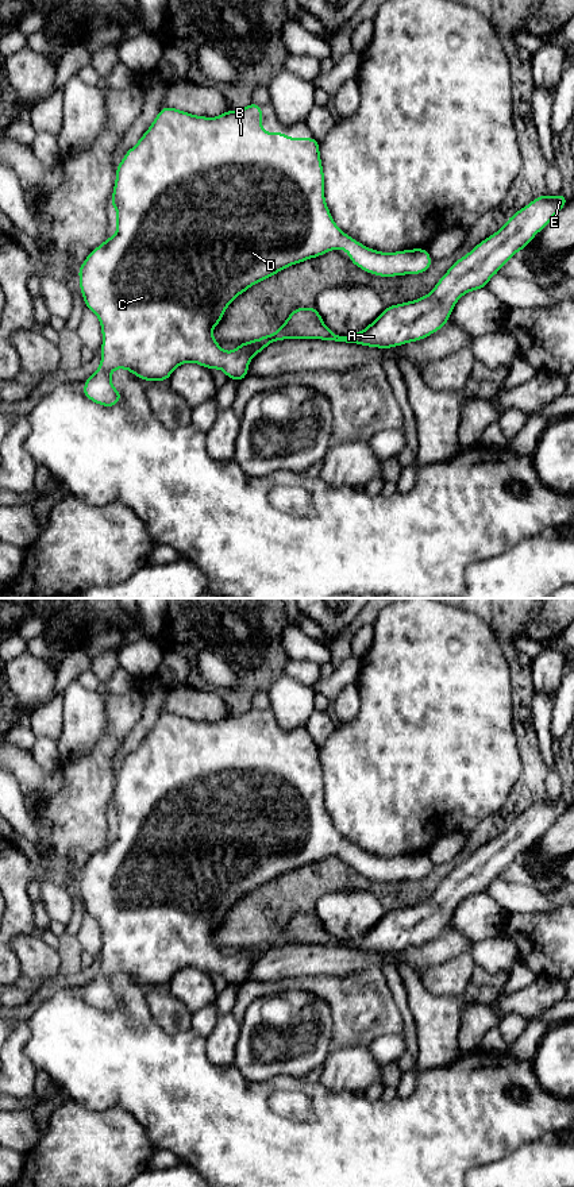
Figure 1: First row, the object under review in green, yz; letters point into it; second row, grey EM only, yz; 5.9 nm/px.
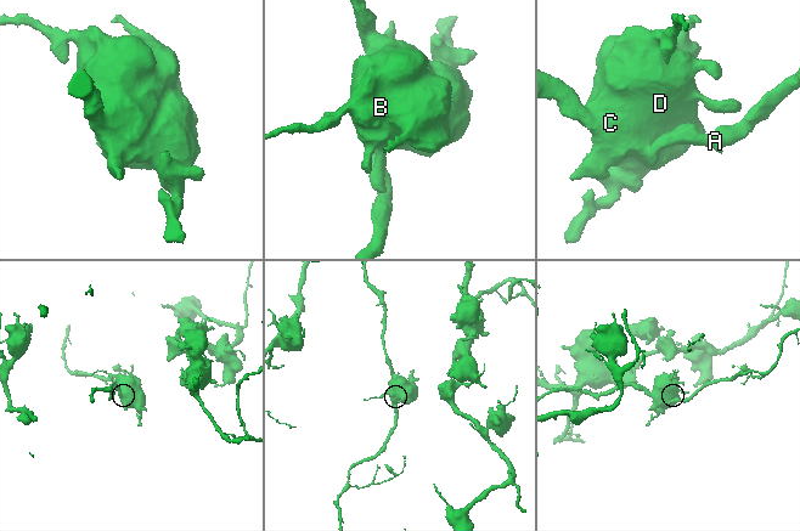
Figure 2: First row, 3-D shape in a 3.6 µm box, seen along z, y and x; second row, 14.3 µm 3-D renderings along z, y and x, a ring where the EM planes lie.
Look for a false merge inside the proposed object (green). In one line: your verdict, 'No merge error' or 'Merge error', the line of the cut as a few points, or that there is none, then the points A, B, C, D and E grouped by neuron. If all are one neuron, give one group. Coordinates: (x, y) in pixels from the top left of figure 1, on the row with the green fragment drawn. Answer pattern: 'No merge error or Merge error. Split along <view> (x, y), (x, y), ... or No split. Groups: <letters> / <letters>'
No merge error. No split. Groups: A B C D E

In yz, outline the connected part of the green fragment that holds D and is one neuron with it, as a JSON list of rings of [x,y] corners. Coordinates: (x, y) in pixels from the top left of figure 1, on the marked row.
[[[251,103],[246,108],[239,111],[231,111],[221,113],[216,117],[196,116],[185,111],[180,111],[172,107],[163,107],[155,116],[153,124],[147,128],[143,136],[138,143],[131,147],[126,154],[122,162],[116,166],[116,180],[113,186],[113,193],[109,200],[116,208],[116,234],[112,238],[107,238],[104,243],[97,246],[89,253],[84,263],[78,269],[80,289],[84,297],[85,305],[90,309],[100,320],[103,343],[101,343],[101,362],[99,369],[85,379],[84,384],[84,396],[107,408],[112,408],[122,400],[122,393],[113,388],[111,373],[116,369],[126,369],[134,375],[147,381],[167,381],[174,369],[186,362],[193,362],[200,366],[204,366],[209,370],[221,369],[227,378],[240,382],[247,377],[249,365],[253,355],[258,355],[265,347],[277,340],[285,339],[320,339],[320,340],[335,340],[355,343],[367,347],[378,347],[382,350],[407,344],[409,342],[421,340],[431,334],[438,332],[443,325],[448,323],[448,317],[456,304],[456,301],[466,293],[486,288],[489,280],[498,274],[498,270],[512,259],[512,257],[519,251],[524,250],[527,244],[540,232],[554,217],[555,215],[567,204],[567,199],[563,193],[552,197],[550,194],[543,194],[536,197],[528,205],[523,207],[515,215],[512,215],[504,227],[497,232],[488,236],[485,240],[478,243],[470,253],[467,253],[461,259],[455,261],[447,273],[438,281],[435,288],[427,294],[415,301],[401,302],[392,307],[386,307],[385,311],[370,323],[363,331],[339,336],[332,332],[321,320],[321,316],[316,307],[312,308],[294,308],[281,328],[273,334],[263,335],[259,339],[244,342],[238,344],[232,351],[224,351],[220,348],[219,342],[212,338],[213,328],[223,319],[227,307],[243,292],[250,289],[253,285],[280,273],[282,269],[293,266],[296,263],[304,262],[327,254],[331,250],[346,250],[350,261],[359,269],[378,275],[378,277],[396,277],[407,274],[423,274],[431,267],[432,259],[429,253],[425,248],[412,248],[402,250],[396,253],[381,253],[371,250],[358,240],[353,239],[347,234],[339,230],[336,223],[332,219],[331,212],[328,211],[325,199],[324,199],[324,172],[321,166],[321,158],[319,151],[319,140],[312,138],[288,138],[285,132],[265,132],[262,130],[262,105]]]

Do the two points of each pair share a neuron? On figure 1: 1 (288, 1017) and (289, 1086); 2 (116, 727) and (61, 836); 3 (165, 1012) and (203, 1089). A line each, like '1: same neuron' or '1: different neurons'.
1: different neurons
2: same neuron
3: different neurons

